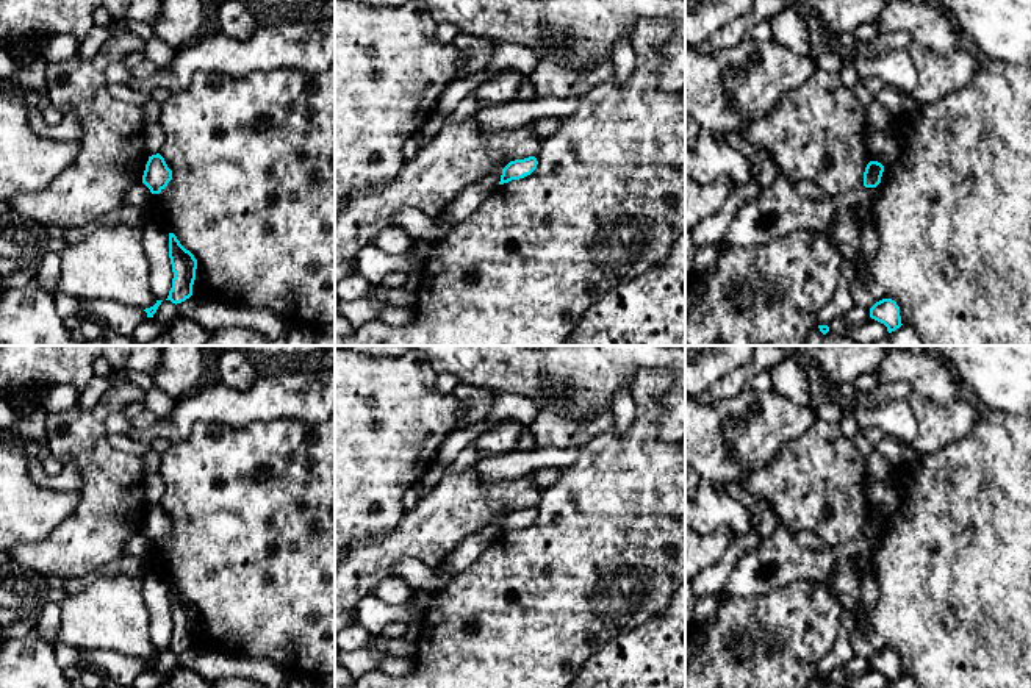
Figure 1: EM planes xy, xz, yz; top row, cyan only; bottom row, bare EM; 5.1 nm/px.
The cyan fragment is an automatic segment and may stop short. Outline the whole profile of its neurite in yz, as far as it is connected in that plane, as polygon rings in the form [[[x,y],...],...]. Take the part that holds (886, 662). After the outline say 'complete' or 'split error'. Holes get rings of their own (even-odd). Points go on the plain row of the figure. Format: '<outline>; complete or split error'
[[[882,649],[876,652],[870,658],[870,668],[884,674],[889,683],[895,682],[903,675],[900,666],[900,657],[892,649]]]; complete

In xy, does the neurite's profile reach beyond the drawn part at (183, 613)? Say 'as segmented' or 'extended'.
as segmented

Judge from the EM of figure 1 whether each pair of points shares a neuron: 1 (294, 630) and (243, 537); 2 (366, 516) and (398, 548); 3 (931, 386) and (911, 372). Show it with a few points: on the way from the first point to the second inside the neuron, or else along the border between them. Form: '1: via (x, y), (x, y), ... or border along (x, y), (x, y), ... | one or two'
1: via (294, 607), (294, 588), (266, 560) | one
2: border along (405, 510), (401, 521), (387, 533), (351, 544) | two
3: via (926, 382), (916, 377) | one

